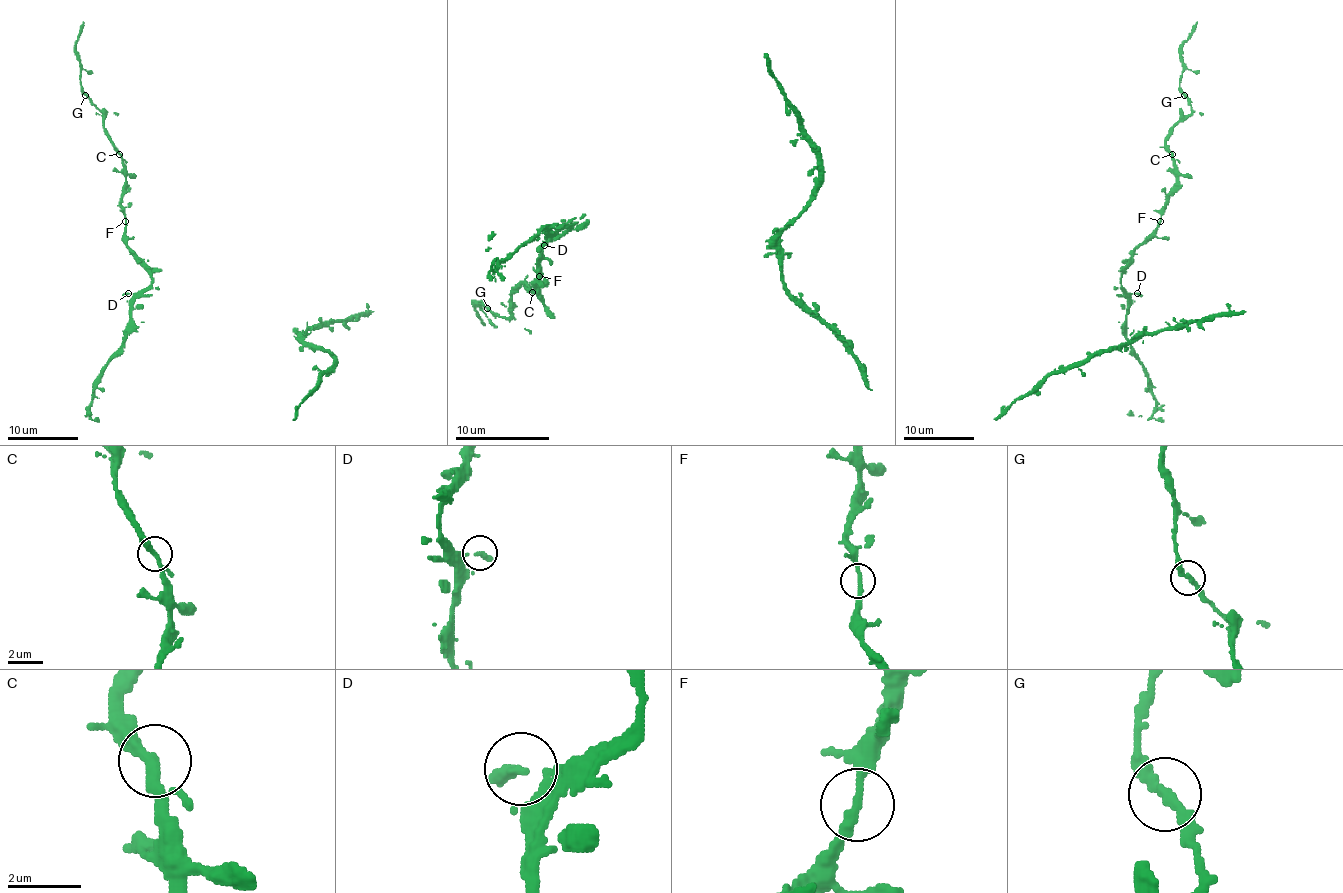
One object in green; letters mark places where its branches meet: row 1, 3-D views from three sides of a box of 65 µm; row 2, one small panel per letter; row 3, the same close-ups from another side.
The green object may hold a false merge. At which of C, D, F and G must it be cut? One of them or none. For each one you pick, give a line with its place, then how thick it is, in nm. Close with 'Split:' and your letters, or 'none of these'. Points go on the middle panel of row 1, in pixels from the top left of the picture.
Split: none of these

